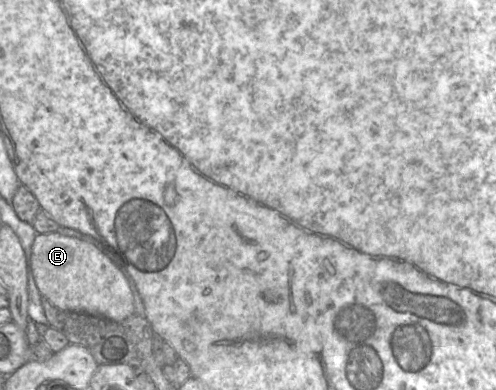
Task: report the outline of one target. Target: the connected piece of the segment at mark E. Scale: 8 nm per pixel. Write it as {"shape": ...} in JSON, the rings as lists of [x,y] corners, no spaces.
{"shape":[[[38,233],[30,260],[41,295],[62,310],[122,321],[135,313],[134,296],[119,257],[93,237],[76,238],[55,233]]]}

